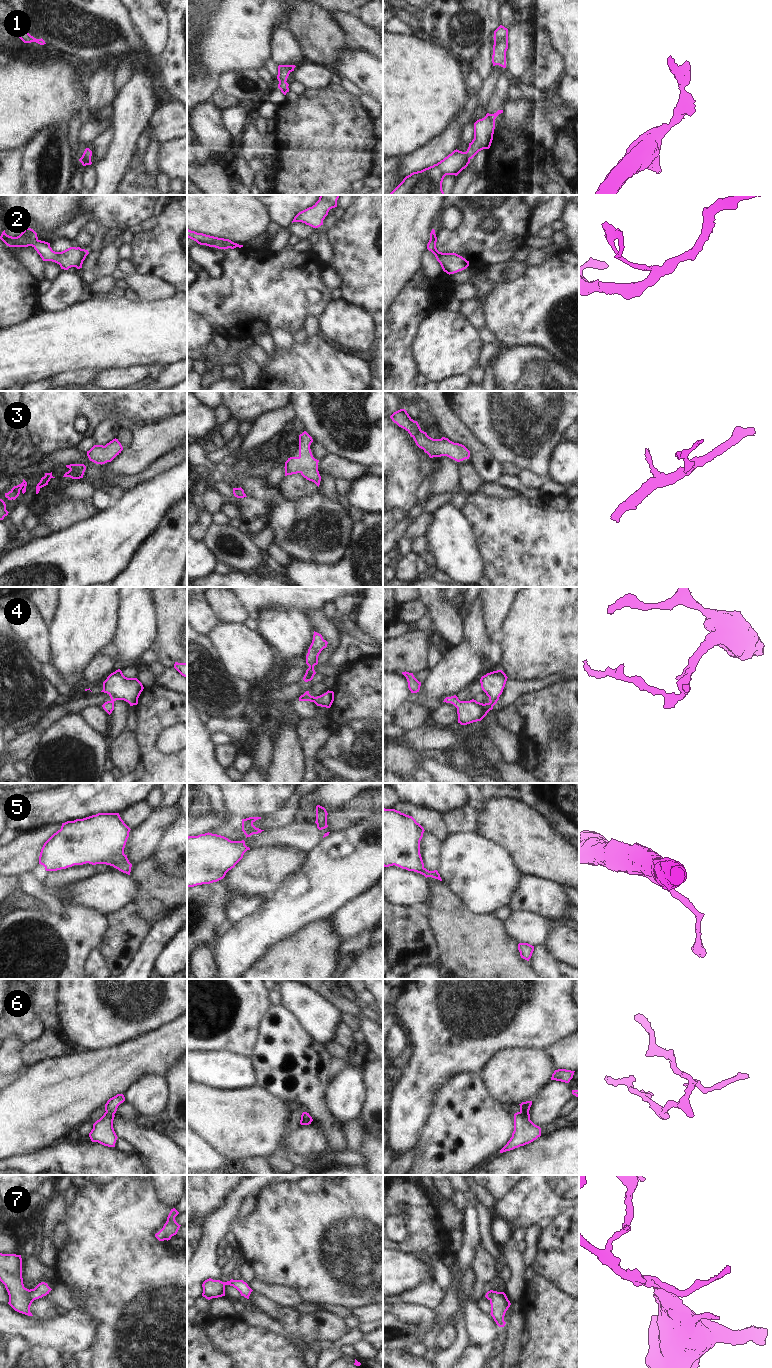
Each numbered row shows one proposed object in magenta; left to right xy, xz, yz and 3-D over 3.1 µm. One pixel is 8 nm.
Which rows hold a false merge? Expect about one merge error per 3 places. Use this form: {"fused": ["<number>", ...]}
{"fused": ["4", "7"]}

